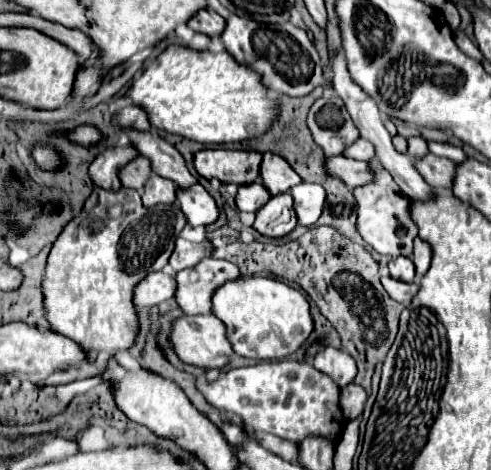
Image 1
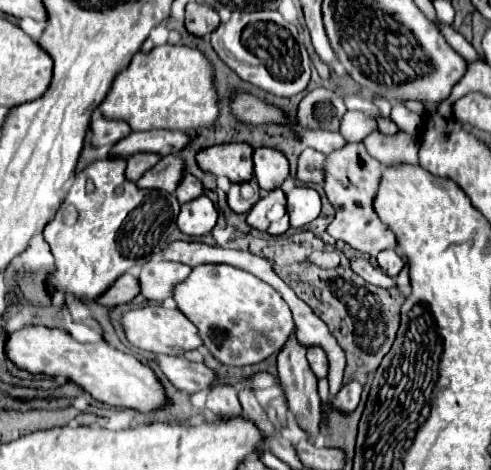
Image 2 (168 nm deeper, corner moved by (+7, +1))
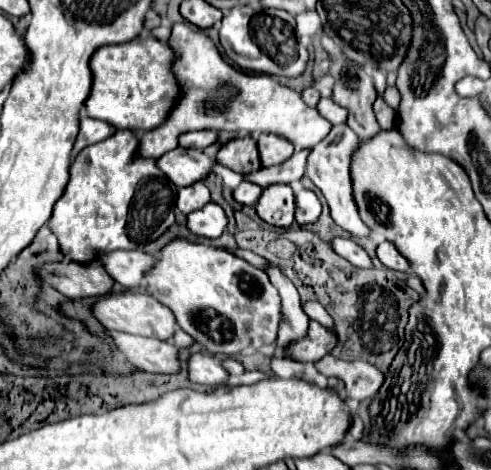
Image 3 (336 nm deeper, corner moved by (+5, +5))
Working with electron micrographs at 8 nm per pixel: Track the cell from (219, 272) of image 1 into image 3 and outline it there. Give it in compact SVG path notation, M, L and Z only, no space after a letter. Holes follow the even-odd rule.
M112 250L100 252L96 260L104 266L104 270L124 288L136 288L144 282L144 272L154 264L150 254L140 250Z

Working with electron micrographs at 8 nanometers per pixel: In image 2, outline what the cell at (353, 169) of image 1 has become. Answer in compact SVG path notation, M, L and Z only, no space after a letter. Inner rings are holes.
M306 148L298 158L298 174L296 174L298 180L324 184L324 178L326 178L324 162L326 162L326 156L322 152Z

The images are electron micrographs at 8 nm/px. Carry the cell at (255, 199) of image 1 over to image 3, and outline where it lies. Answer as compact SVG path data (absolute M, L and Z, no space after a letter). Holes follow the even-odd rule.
M242 182L236 190L234 190L234 198L240 202L240 204L256 204L258 198L262 194L262 188L256 186L256 184L250 184L250 182Z

